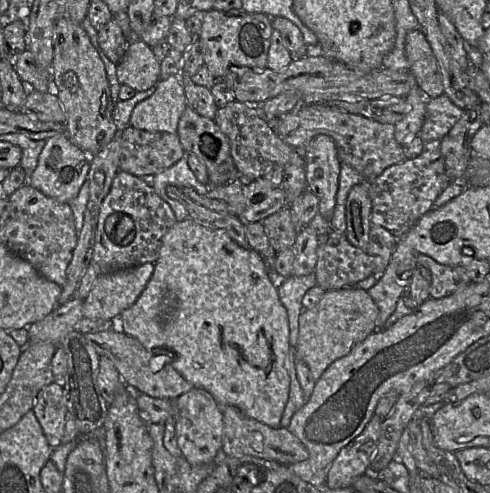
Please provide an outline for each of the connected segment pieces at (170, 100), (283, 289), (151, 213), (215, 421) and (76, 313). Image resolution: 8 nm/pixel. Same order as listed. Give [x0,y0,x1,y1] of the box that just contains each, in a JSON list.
[[130,75,188,134],[278,272,317,347],[92,170,176,273],[172,387,223,465],[28,298,84,346]]

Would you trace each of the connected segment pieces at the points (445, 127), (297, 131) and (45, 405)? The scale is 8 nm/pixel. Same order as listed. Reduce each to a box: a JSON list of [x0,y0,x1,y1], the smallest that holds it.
[[419,93,464,149],[274,104,406,181],[32,382,67,448]]

